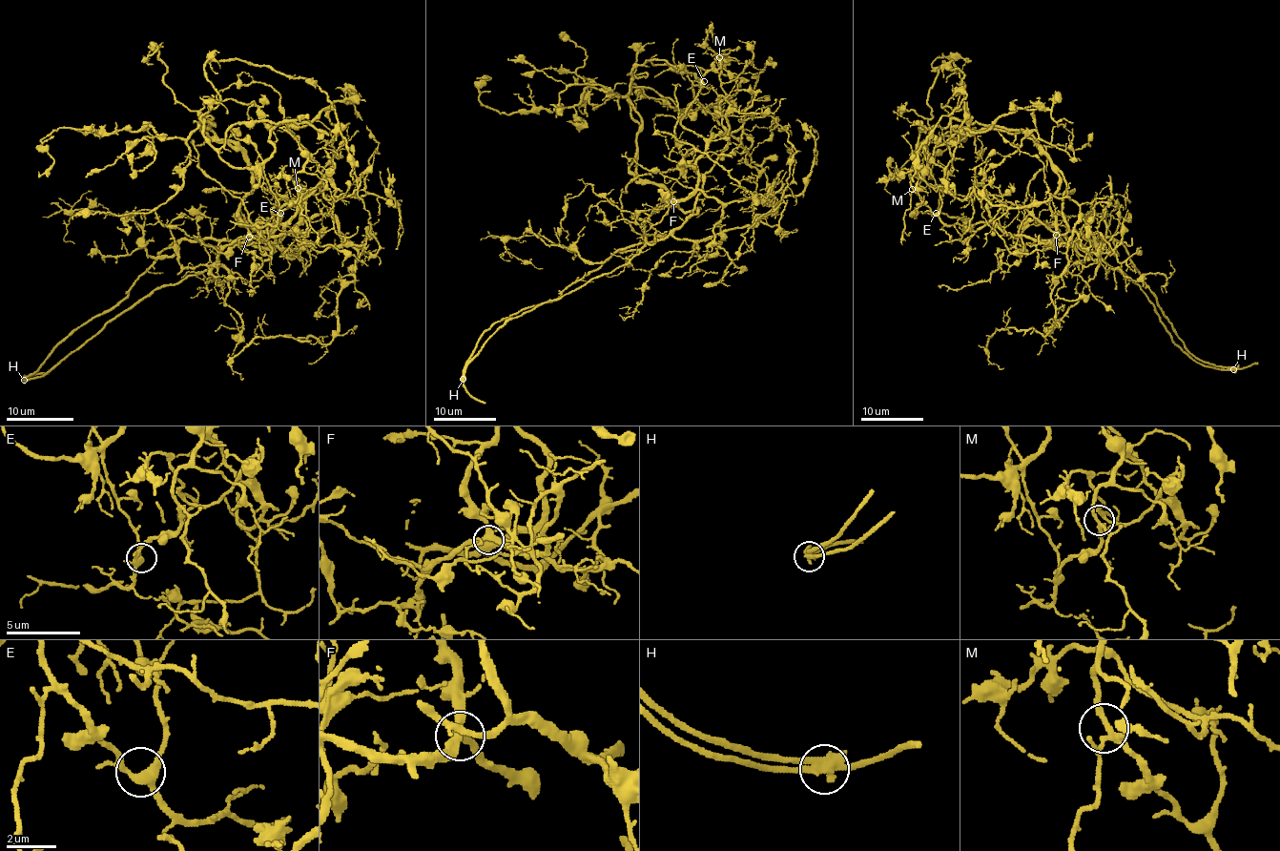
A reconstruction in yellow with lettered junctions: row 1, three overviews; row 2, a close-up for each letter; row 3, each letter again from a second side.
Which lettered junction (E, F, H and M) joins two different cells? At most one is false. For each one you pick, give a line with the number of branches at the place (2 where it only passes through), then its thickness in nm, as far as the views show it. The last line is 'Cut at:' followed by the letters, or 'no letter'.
H: branches 2; calibre 460 nm
Cut at: H

